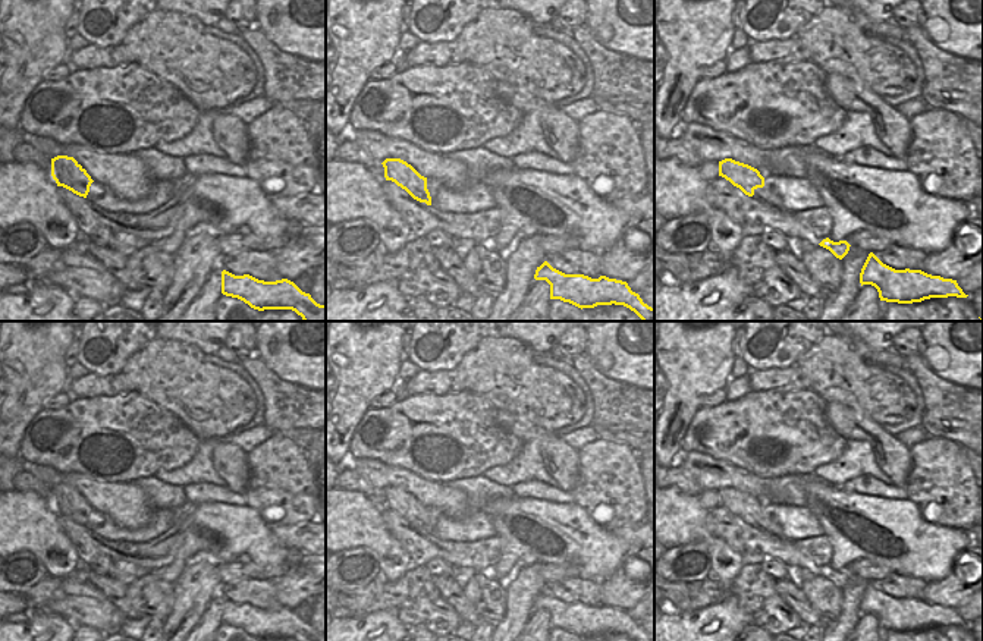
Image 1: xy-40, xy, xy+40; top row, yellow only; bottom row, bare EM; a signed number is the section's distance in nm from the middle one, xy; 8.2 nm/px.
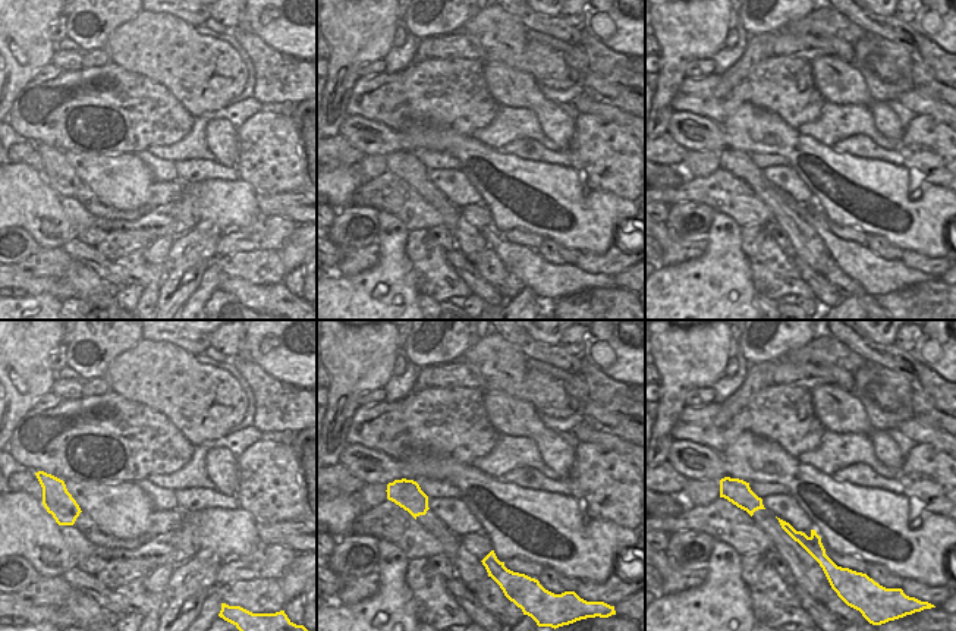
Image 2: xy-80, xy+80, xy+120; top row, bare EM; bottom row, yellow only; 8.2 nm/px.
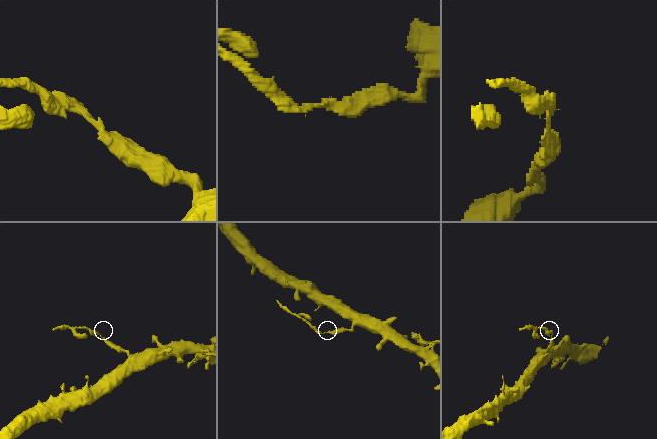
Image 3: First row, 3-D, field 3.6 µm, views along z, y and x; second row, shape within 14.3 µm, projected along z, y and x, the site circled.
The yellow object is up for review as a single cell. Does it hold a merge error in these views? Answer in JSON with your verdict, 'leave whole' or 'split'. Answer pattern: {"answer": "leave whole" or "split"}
{"answer": "split"}

